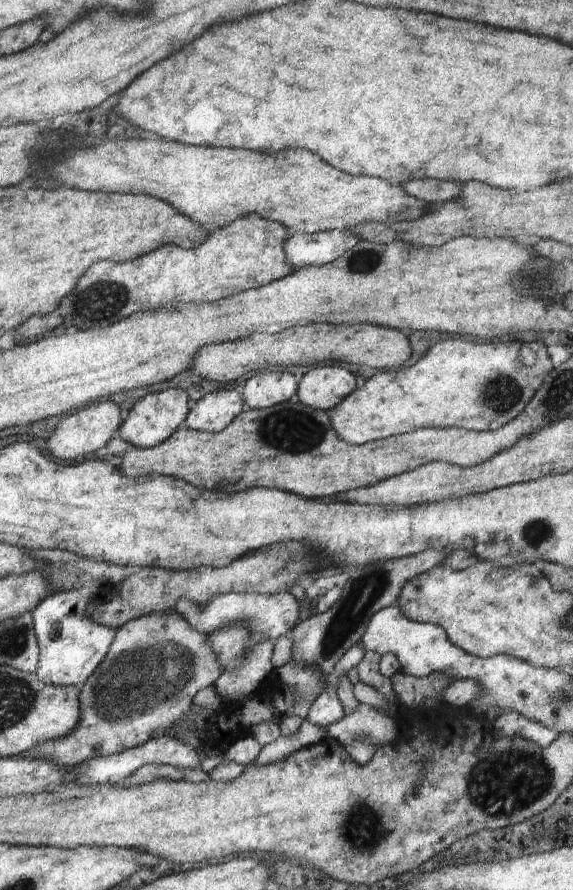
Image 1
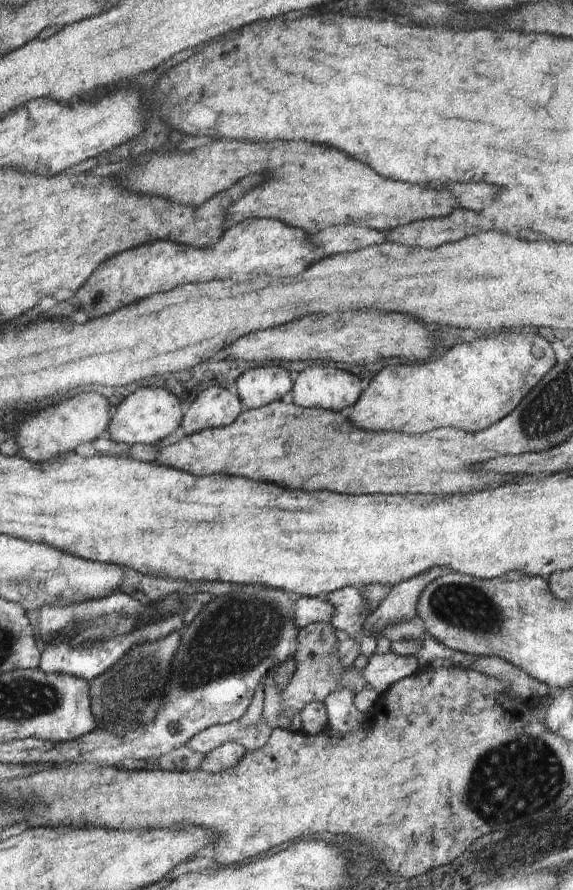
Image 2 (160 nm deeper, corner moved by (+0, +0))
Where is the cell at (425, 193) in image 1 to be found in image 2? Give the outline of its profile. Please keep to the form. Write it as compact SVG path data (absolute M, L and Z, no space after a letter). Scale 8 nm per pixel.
M462 182L448 184L446 187L462 207L477 213L486 213L487 208L498 196L498 186L486 182Z

